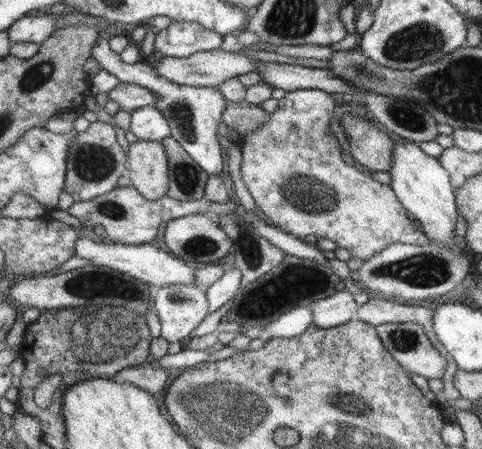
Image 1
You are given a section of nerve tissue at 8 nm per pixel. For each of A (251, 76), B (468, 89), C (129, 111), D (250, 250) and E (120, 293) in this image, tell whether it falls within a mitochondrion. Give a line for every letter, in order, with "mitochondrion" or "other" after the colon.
A: other
B: mitochondrion
C: other
D: mitochondrion
E: mitochondrion

